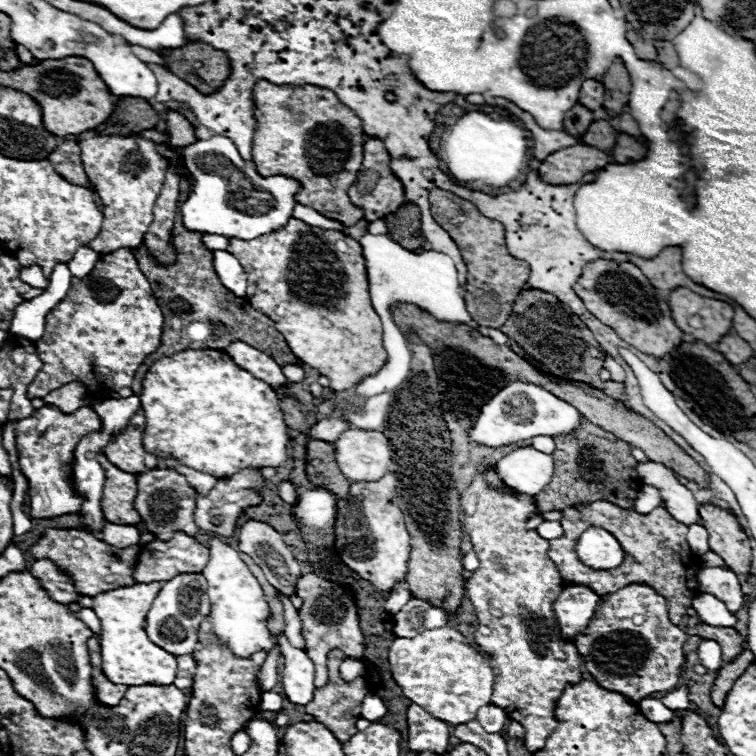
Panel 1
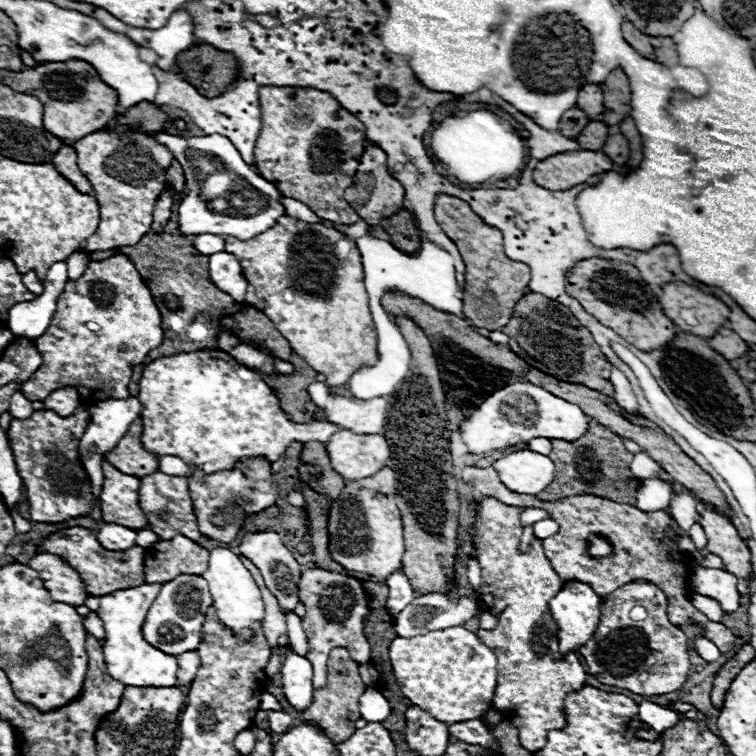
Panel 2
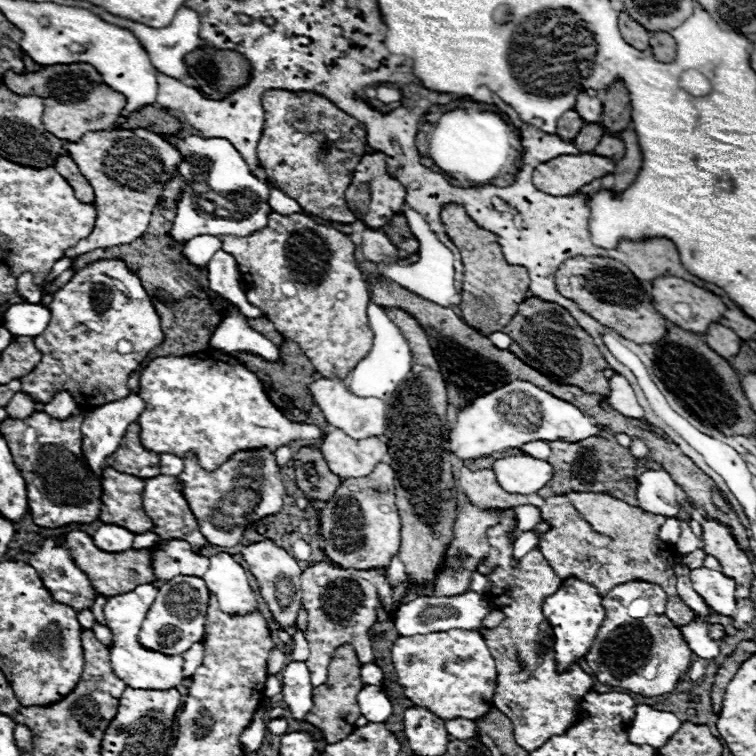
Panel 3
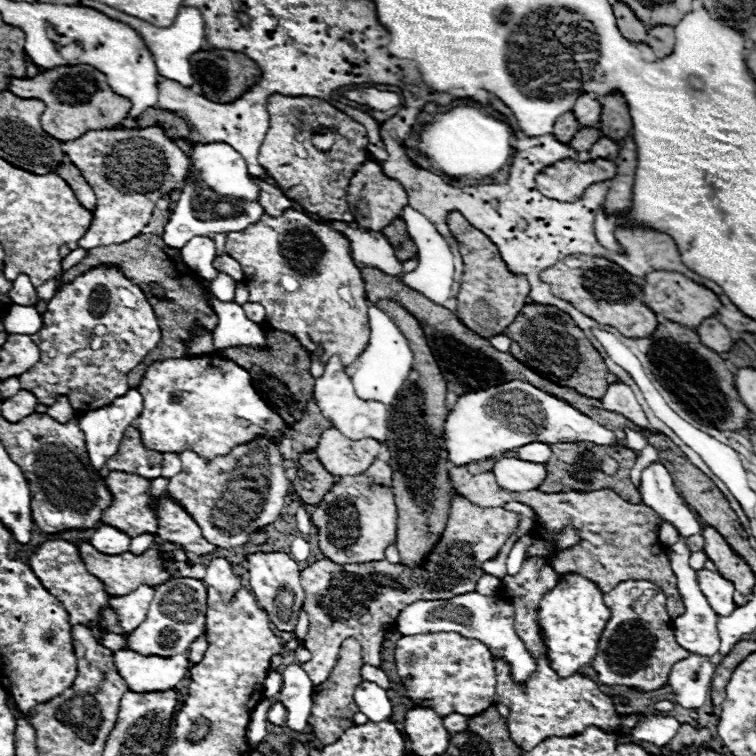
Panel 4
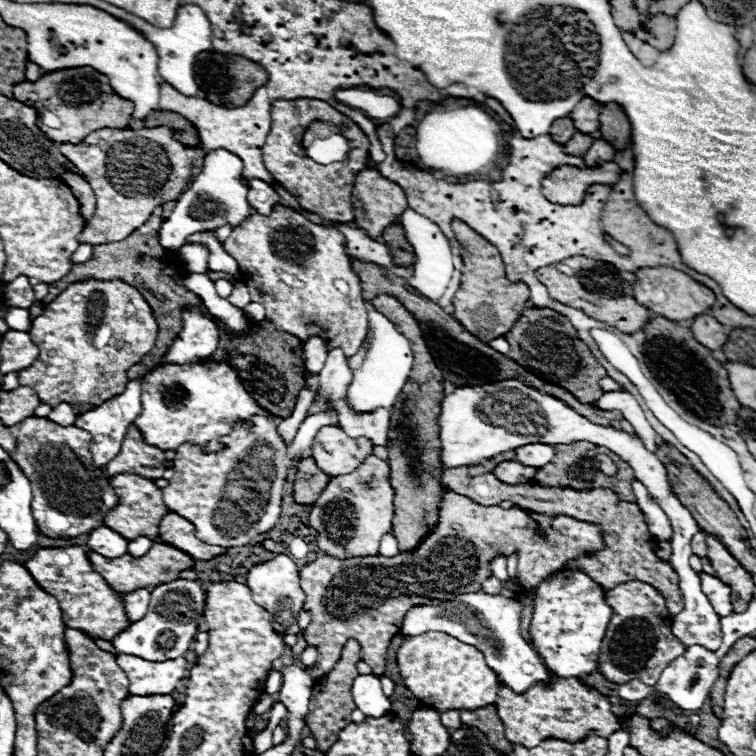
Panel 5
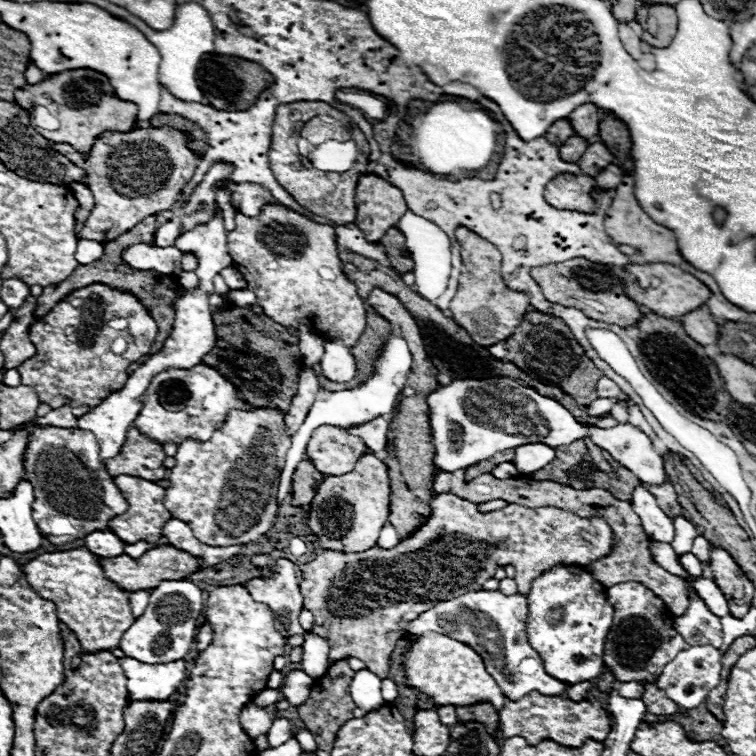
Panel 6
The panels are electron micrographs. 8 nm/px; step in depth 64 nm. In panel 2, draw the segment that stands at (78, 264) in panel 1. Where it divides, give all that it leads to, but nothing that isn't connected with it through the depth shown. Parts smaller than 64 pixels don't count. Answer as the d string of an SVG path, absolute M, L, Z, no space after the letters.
M74 252L68 260L68 278L80 278L80 274L84 274L84 270L88 268L90 264L90 258L88 258L88 252Z

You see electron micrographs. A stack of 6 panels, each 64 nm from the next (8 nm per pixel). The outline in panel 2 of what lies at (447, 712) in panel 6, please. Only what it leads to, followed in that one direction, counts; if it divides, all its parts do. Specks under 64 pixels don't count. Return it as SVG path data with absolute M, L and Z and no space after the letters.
M468 720L468 722L456 722L448 726L450 736L454 736L456 740L468 742L468 744L478 744L484 746L486 750L490 750L492 754L496 754L500 750L498 740L486 730L486 726L480 720Z

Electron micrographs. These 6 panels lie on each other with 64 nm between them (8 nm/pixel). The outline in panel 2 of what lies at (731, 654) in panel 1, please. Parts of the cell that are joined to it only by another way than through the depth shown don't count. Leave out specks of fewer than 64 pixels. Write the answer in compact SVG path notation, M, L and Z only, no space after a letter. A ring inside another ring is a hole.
M464 468L462 478L472 482L472 486L474 486L472 496L474 498L494 496L500 502L510 504L510 506L544 508L550 514L550 518L554 522L558 522L558 526L560 526L558 534L542 540L542 546L544 546L546 556L552 562L552 566L556 566L556 574L560 574L560 578L564 578L564 582L576 580L576 582L590 584L596 590L596 594L600 594L600 596L606 596L612 590L616 590L628 582L638 582L638 580L652 582L652 584L660 586L660 590L664 590L664 594L668 594L668 618L672 624L682 626L690 618L690 620L704 625L705 637L714 642L722 654L726 654L734 648L736 636L723 624L708 620L704 614L692 606L692 602L688 599L688 588L686 587L687 581L690 580L690 574L694 570L694 560L690 554L686 554L678 548L680 526L676 524L676 520L668 512L664 512L664 510L642 512L642 510L636 510L634 506L618 504L618 502L612 502L608 498L598 498L598 496L570 496L560 502L540 502L536 496L514 494L512 490L508 490L500 482L494 468ZM668 526L674 528L672 538L666 538L666 534L664 534L664 530ZM590 534L602 534L612 542L614 552L616 552L612 556L612 560L594 560L588 556L586 538Z

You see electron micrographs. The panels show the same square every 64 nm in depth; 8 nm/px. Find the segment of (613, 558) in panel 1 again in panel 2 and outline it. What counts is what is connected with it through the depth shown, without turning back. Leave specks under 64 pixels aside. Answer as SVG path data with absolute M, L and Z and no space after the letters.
M592 536L592 540L588 540L588 552L590 552L594 558L608 556L610 550L612 550L612 544L610 544L604 536Z

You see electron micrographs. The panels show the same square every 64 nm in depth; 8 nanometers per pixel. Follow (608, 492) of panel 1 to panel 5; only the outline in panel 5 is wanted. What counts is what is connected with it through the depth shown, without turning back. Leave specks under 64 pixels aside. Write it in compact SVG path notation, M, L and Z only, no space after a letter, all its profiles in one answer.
M572 442L572 444L556 444L554 446L556 454L554 454L554 460L548 462L548 466L544 466L538 474L536 474L536 482L540 486L554 486L554 488L574 488L574 490L592 490L592 488L610 488L614 490L622 500L626 502L634 502L636 496L632 494L632 478L634 478L634 472L632 468L628 468L628 462L620 462L616 464L618 466L618 474L614 476L606 476L598 470L598 460L596 460L596 454L608 454L608 456L616 456L612 454L610 450L606 448L600 448L600 446L594 446L594 444L588 444L588 442Z

